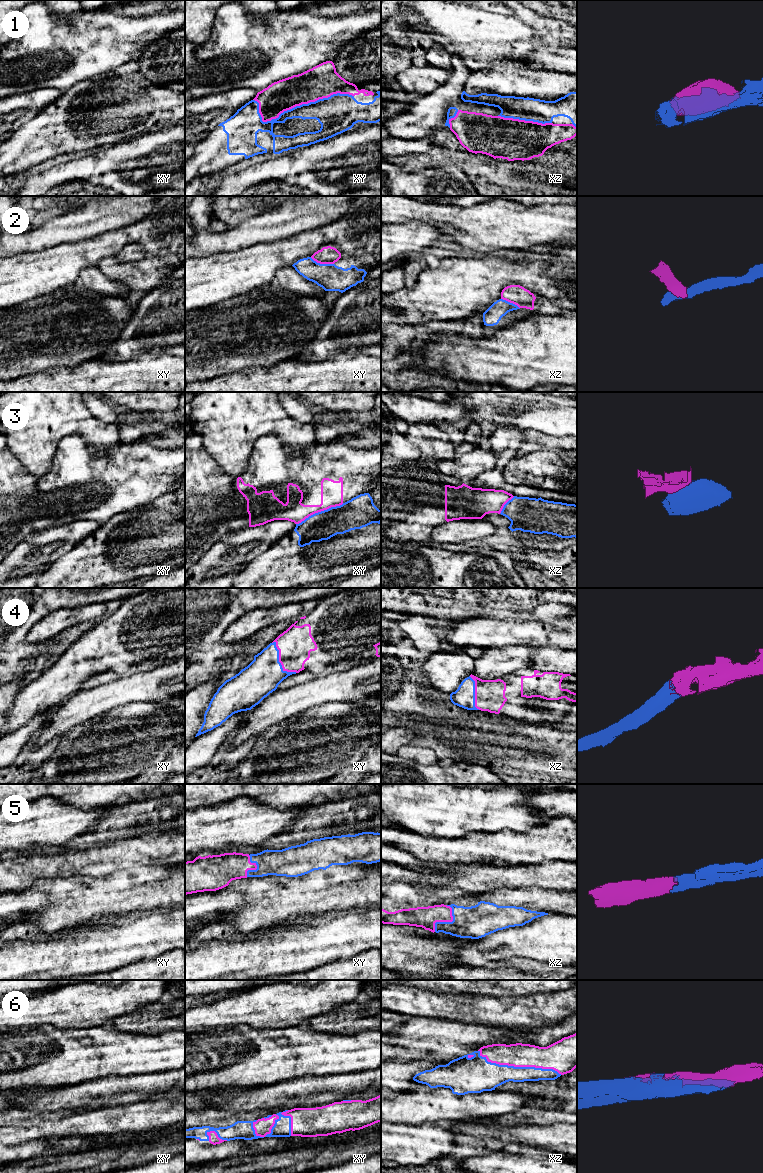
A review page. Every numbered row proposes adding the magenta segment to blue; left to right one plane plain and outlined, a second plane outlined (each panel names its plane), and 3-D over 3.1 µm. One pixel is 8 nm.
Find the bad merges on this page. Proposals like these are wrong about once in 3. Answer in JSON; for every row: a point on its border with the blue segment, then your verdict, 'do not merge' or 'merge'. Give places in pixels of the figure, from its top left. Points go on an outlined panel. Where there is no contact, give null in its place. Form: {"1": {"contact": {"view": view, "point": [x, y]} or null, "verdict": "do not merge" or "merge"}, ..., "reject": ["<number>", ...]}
{"1": {"contact": {"view": "xy", "point": [296, 106]}, "verdict": "merge"}, "2": {"contact": {"view": "xy", "point": [322, 264]}, "verdict": "do not merge"}, "3": {"contact": {"view": "xy", "point": [319, 512]}, "verdict": "do not merge"}, "4": {"contact": {"view": "xy", "point": [279, 662]}, "verdict": "merge"}, "5": {"contact": {"view": "xz", "point": [447, 922]}, "verdict": "merge"}, "6": {"contact": {"view": "xz", "point": [519, 1067]}, "verdict": "merge"}, "reject": ["2", "3"]}

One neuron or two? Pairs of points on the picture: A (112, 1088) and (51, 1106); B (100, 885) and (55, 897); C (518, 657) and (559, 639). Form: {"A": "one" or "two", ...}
{"A": "one", "B": "one", "C": "two"}

